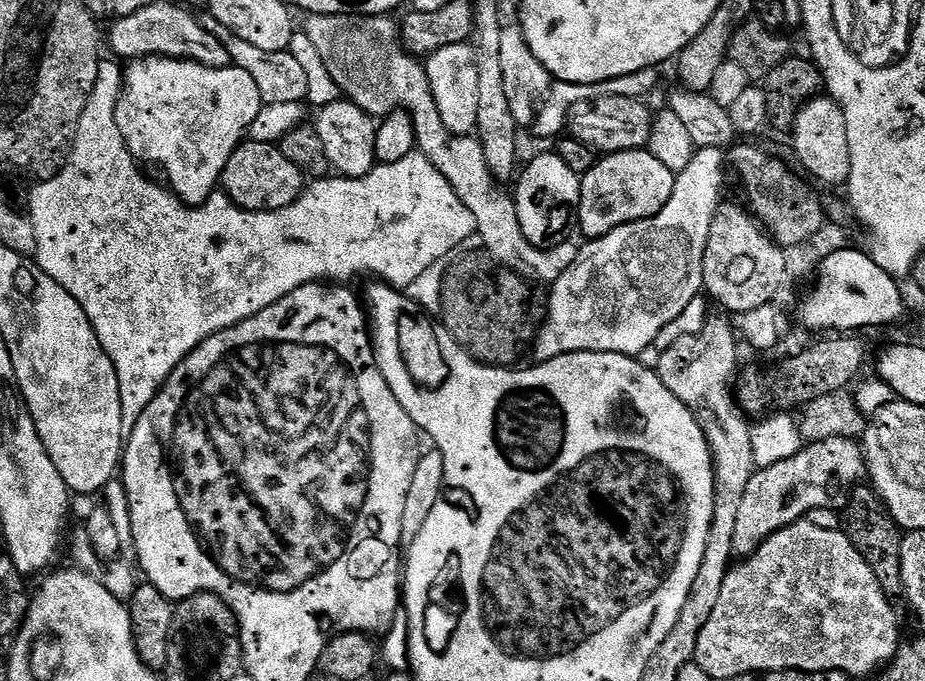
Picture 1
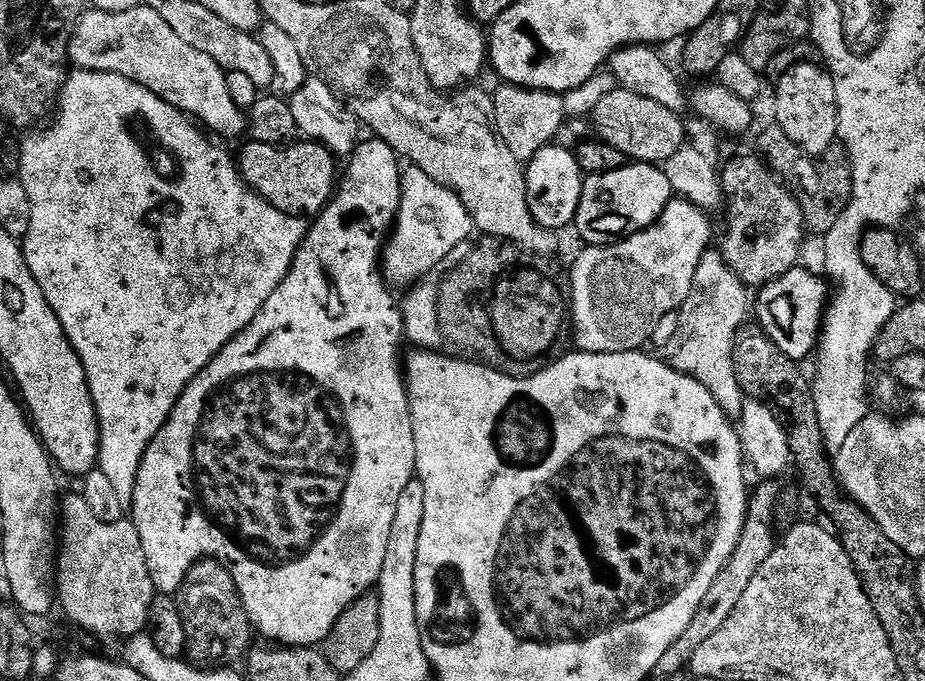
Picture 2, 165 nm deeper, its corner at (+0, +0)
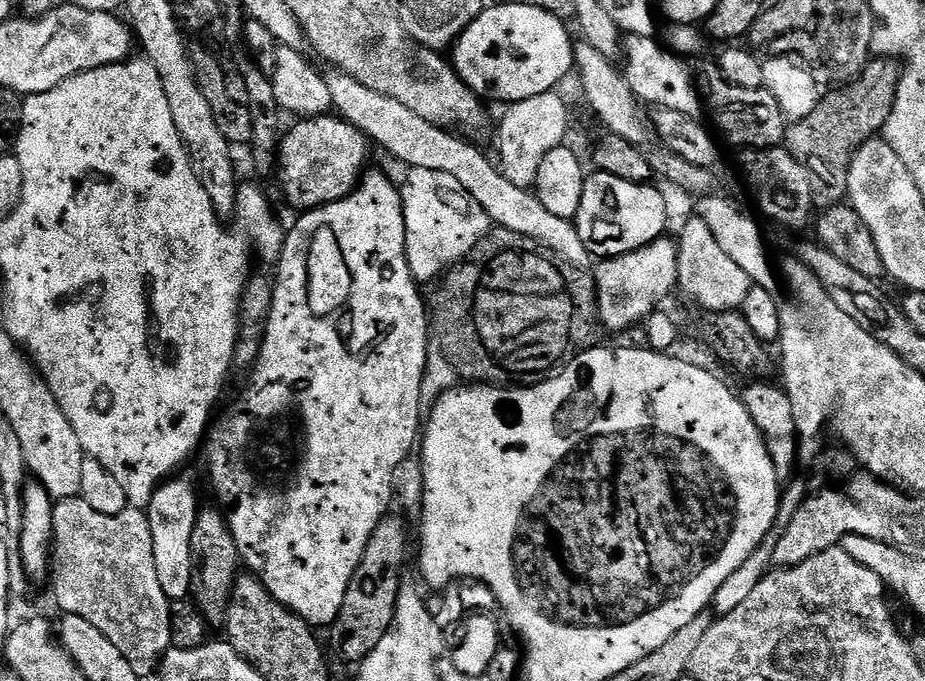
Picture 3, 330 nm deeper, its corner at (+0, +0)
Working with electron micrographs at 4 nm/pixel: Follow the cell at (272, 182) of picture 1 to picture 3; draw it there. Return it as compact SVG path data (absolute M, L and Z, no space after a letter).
M335 114L309 116L295 121L292 129L285 131L280 137L280 147L276 158L275 175L280 175L280 188L284 196L299 210L322 208L333 204L355 192L365 171L364 163L368 160L370 141L360 133L353 124L348 124Z

